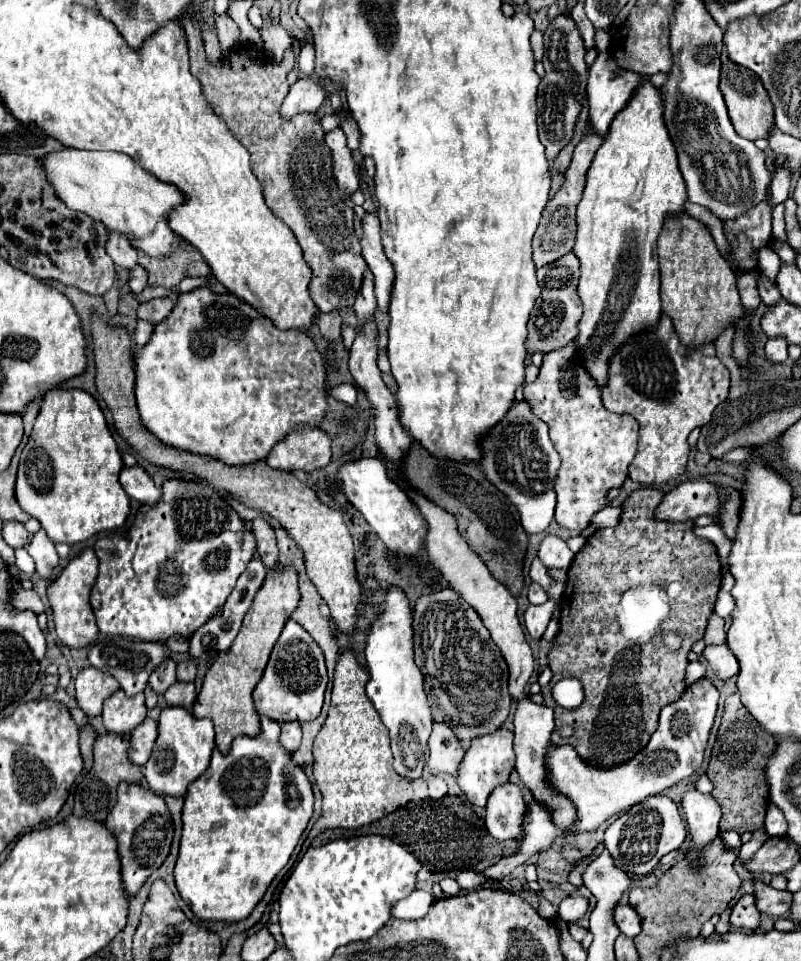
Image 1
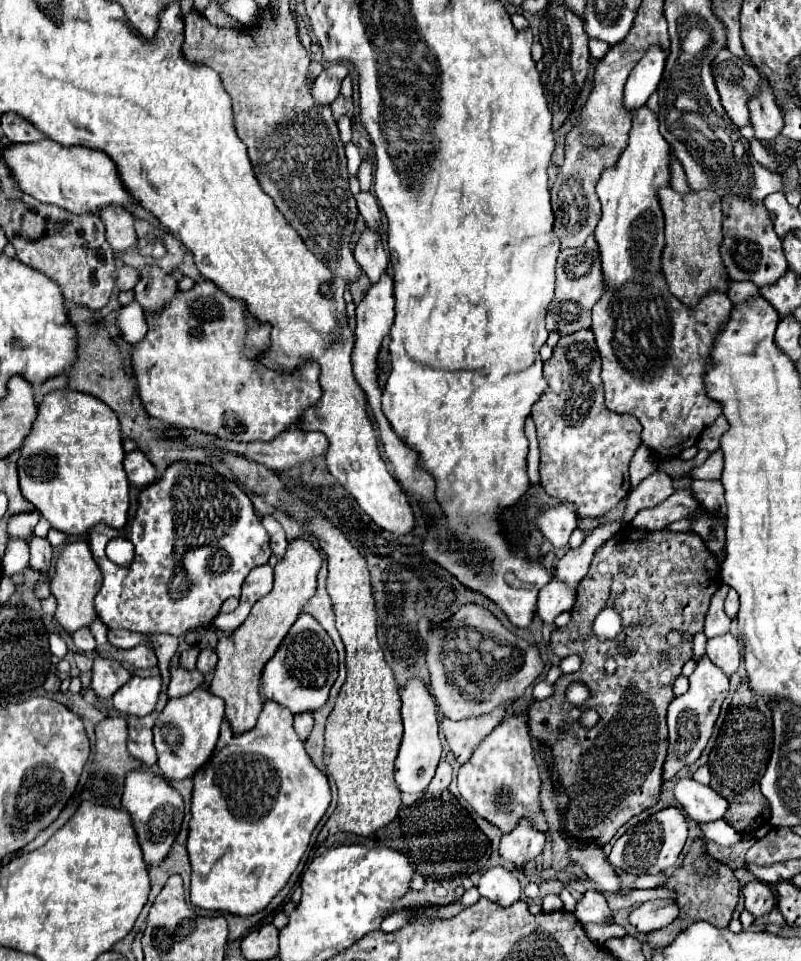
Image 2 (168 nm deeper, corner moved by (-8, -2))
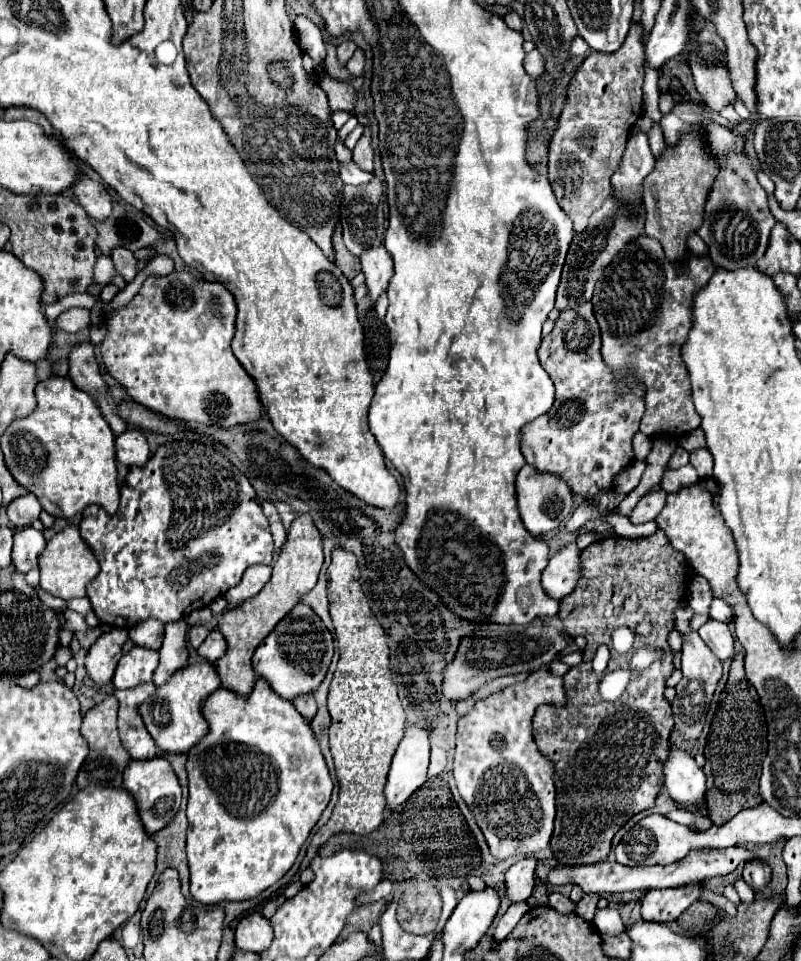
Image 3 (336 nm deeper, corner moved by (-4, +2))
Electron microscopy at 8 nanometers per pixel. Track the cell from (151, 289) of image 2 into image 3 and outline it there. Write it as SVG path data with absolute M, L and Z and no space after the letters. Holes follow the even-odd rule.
M119 248L119 250L115 250L115 252L111 252L111 258L113 258L113 262L115 262L115 268L117 268L117 272L125 278L125 282L133 282L135 280L135 276L137 276L137 258L135 258L135 254L131 252L131 250L127 250L127 248Z

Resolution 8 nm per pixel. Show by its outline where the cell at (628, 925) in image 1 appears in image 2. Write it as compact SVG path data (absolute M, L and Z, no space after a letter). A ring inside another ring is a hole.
M653 900L631 910L629 920L633 926L639 928L639 932L653 932L671 924L677 916L679 906L675 906L673 900Z

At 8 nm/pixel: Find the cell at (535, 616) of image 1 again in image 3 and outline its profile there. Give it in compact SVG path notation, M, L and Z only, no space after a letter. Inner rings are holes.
M571 542L549 558L549 564L541 576L541 586L547 596L561 600L575 588L575 578L579 578L579 548Z

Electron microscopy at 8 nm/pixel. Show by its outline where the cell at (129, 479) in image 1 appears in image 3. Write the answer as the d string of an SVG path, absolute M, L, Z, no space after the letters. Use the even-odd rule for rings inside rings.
M125 430L115 440L117 462L125 466L145 466L151 458L143 430Z

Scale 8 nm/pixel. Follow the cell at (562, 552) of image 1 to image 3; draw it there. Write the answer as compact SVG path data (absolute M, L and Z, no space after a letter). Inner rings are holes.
M525 464L517 474L517 504L525 528L533 536L543 536L545 532L551 532L561 526L561 522L571 512L573 498L565 482L559 482L559 478L551 478L549 474L539 474L533 466Z

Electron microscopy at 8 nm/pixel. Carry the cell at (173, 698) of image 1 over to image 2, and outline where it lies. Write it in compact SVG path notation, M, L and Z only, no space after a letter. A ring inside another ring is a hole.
M179 664L171 668L171 682L169 682L169 698L181 698L191 690L203 684L203 674L199 670L183 670Z

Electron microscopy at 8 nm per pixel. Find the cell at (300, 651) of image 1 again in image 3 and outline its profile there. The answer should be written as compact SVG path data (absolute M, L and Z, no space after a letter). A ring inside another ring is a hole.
M297 604L275 630L259 644L253 656L253 668L281 698L295 700L301 694L311 694L323 682L333 660L333 636L321 618L307 606Z

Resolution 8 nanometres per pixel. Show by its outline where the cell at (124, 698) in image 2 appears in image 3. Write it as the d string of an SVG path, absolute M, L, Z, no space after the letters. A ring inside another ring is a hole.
M133 646L133 650L119 660L119 666L113 676L113 686L117 690L131 690L151 682L157 662L159 662L157 652Z

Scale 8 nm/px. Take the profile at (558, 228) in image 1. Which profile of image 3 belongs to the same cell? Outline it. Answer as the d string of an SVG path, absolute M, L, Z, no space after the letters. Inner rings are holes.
M633 22L623 46L613 52L591 52L575 72L567 104L549 144L549 184L571 218L575 234L587 228L589 216L611 194L609 178L617 170L631 126L643 112L643 26Z

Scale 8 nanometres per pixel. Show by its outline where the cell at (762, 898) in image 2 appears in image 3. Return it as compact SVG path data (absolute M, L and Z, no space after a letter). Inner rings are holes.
M749 862L743 868L743 880L747 882L749 888L753 888L753 892L761 892L769 886L771 868L765 862Z

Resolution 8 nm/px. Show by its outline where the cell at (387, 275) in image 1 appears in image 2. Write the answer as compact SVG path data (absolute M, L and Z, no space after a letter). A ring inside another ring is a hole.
M357 192L355 200L357 200L359 214L365 218L367 226L381 228L381 212L379 212L379 204L377 204L377 198L373 196L373 192Z

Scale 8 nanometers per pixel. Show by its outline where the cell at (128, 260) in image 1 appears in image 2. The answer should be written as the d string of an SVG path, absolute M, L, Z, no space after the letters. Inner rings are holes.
M105 206L99 210L99 216L105 224L107 242L115 252L127 250L135 246L135 228L133 228L133 216L121 208L121 206Z

